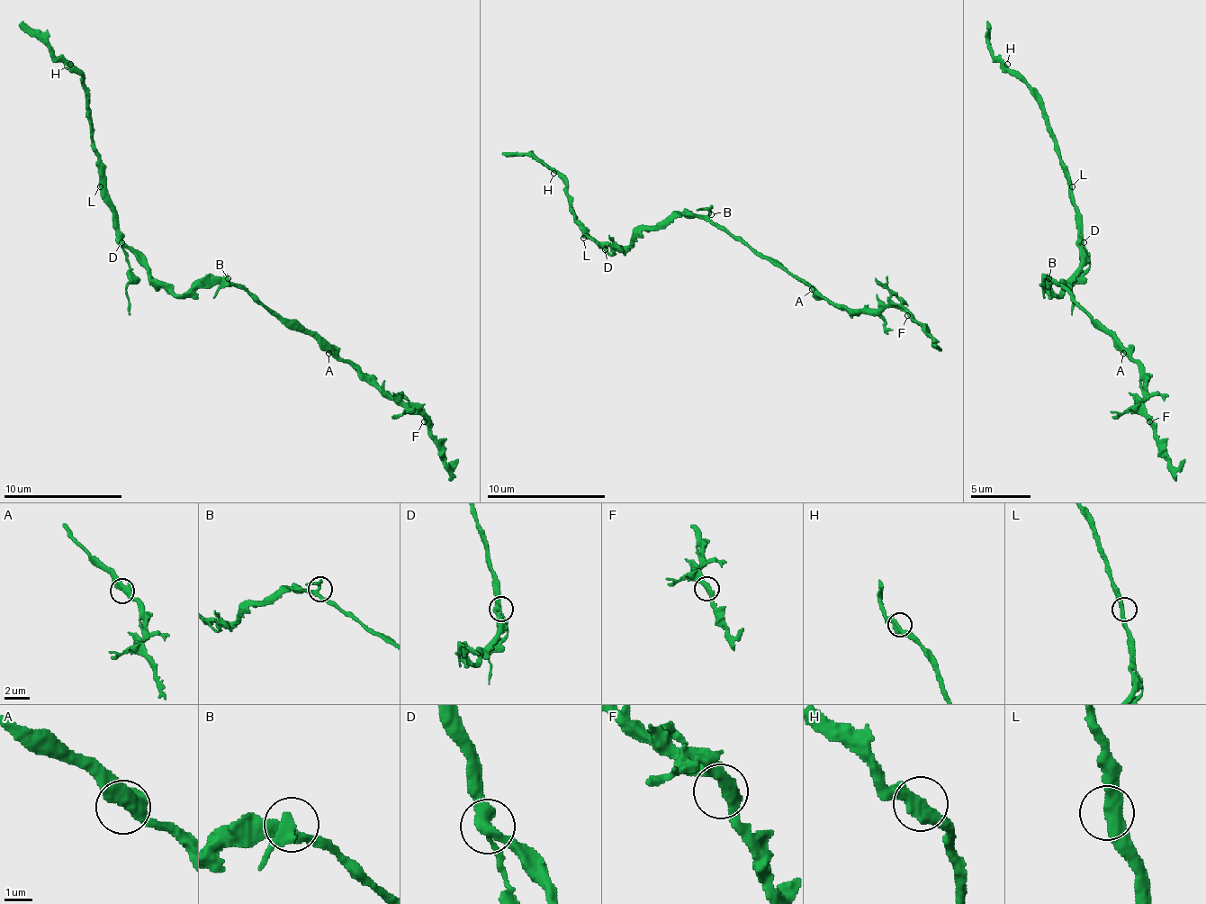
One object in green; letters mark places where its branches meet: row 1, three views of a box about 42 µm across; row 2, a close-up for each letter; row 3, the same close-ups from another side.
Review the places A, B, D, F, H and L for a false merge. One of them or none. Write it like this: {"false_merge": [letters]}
{"false_merge": ["D"]}

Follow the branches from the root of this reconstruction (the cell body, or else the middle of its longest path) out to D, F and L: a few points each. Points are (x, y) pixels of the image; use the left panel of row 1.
D: (192, 287), (183, 293), (159, 287), (150, 278), (144, 264), (121, 242)
F: (192, 287), (242, 287), (355, 365), (385, 392), (409, 403), (424, 421)
L: (192, 287), (176, 293), (159, 287), (150, 278), (144, 264), (123, 242), (117, 210), (100, 186)

